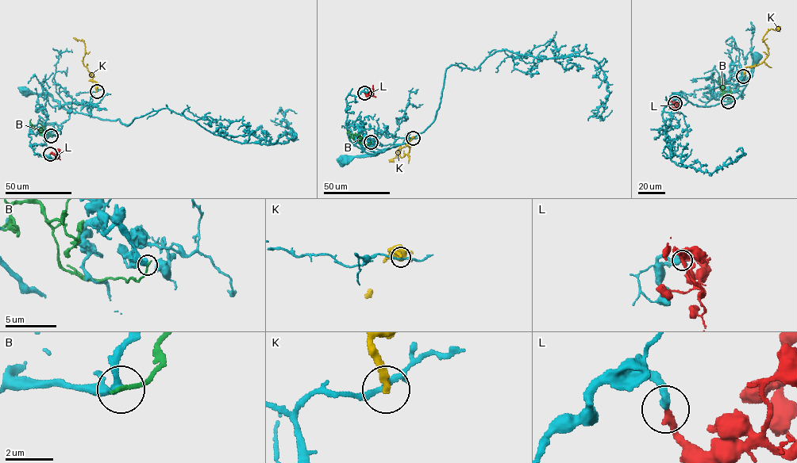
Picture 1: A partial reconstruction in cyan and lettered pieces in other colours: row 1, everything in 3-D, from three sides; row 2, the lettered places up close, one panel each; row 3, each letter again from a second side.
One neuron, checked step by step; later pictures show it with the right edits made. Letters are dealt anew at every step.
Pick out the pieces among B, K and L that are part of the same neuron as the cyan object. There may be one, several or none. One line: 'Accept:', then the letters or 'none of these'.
Accept: L

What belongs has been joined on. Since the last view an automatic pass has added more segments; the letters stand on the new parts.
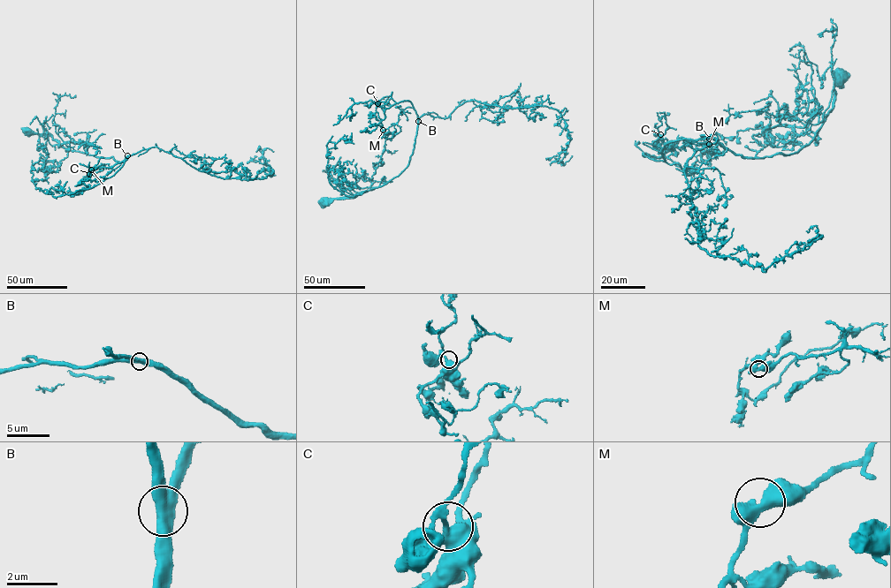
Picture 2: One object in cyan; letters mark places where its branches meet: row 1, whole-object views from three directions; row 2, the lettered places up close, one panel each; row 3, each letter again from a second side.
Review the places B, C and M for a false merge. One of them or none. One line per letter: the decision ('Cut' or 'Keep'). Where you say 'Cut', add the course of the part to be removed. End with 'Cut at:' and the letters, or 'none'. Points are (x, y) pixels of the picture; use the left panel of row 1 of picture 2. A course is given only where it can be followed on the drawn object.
B: Keep
C: Keep
M: Keep
Cut at: none

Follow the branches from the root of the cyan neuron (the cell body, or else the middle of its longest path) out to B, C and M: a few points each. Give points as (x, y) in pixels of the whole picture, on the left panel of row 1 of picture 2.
B: (29, 131), (50, 135), (62, 146), (105, 158), (111, 157), (119, 163), (127, 155)
C: (29, 131), (50, 135), (71, 150), (111, 157), (119, 163), (127, 156), (110, 177), (96, 182), (89, 174)
M: (29, 131), (50, 135), (71, 150), (111, 157), (119, 163), (127, 156), (126, 160), (111, 167), (91, 169)

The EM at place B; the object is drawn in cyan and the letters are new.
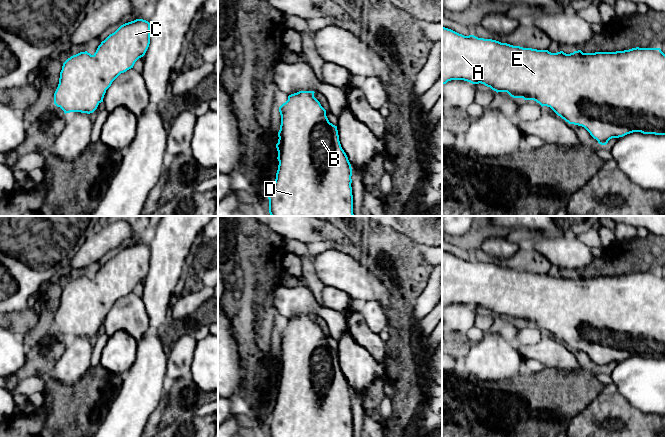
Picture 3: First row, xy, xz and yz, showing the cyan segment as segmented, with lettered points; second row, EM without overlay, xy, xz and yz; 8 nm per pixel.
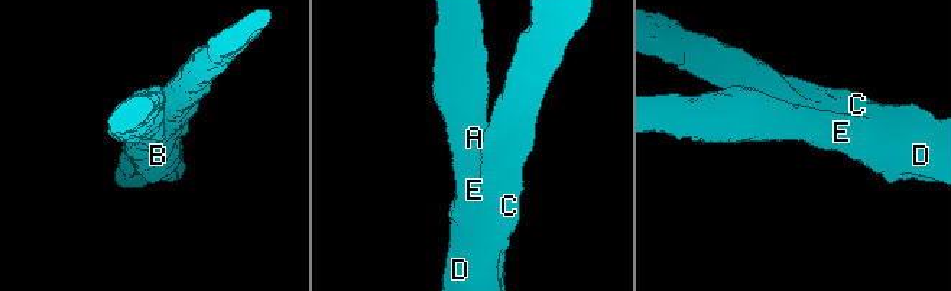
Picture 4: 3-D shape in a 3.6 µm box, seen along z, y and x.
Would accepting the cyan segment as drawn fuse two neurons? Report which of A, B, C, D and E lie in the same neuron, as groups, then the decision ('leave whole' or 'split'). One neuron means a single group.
A B C D E | leave whole

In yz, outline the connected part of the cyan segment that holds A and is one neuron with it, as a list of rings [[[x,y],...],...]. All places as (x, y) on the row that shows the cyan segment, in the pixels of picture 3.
[[[442,27],[442,85],[451,80],[464,80],[472,84],[484,84],[492,90],[507,92],[513,98],[534,100],[542,107],[550,107],[558,116],[569,124],[584,127],[601,145],[606,145],[612,138],[623,137],[633,132],[643,134],[666,135],[666,55],[660,48],[632,48],[616,52],[583,53],[581,50],[566,54],[563,51],[551,53],[548,50],[537,50],[513,46],[492,39],[478,38],[474,35],[464,36],[451,29]]]

